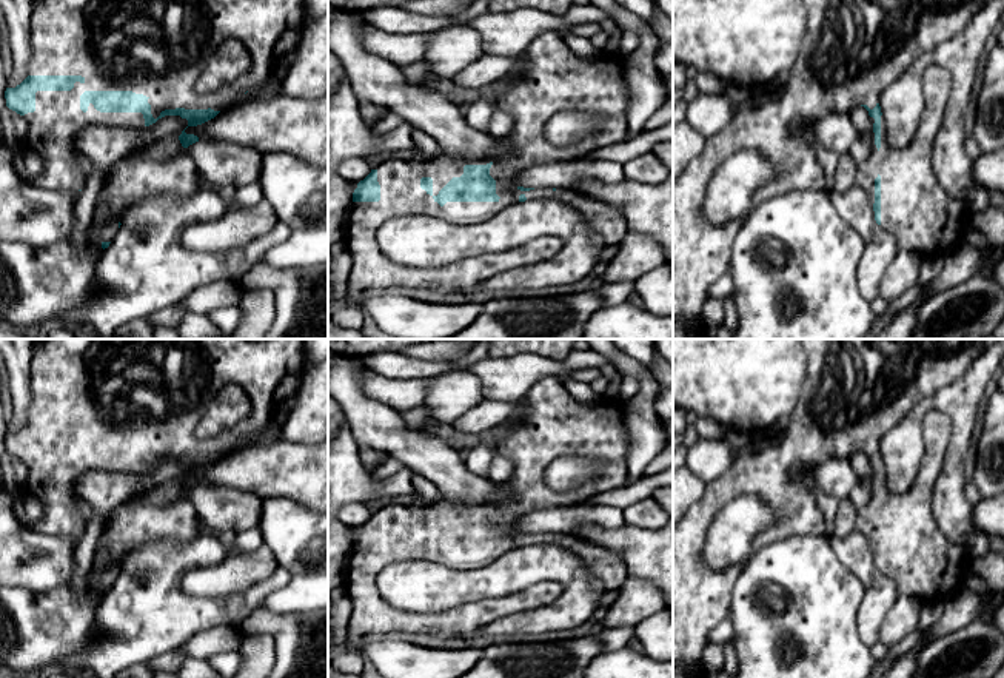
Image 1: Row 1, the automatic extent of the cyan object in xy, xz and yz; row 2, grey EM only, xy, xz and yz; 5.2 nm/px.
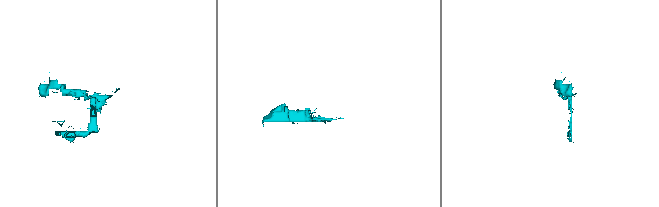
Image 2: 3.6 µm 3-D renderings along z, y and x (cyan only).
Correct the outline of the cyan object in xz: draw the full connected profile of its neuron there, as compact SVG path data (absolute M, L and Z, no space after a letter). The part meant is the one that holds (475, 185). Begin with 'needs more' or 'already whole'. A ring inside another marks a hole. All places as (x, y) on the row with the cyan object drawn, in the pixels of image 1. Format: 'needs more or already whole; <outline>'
needs more; M544 32L520 55L510 85L496 94L494 102L497 108L511 114L511 131L504 137L508 153L502 159L467 160L442 153L436 160L382 160L357 183L342 243L353 259L346 288L350 296L390 287L423 288L445 294L474 293L480 284L499 273L548 260L564 247L562 239L544 236L505 253L467 257L436 270L400 267L379 251L376 234L387 220L408 214L436 216L454 223L476 223L517 202L556 199L584 214L585 220L601 236L604 247L622 242L628 233L627 220L619 210L608 203L579 194L571 188L524 188L516 185L517 177L528 168L576 162L602 146L628 140L628 88L624 79L622 59L604 55L597 62L587 62L571 52L561 34ZM568 109L597 111L607 117L607 122L593 136L574 145L553 145L545 137L547 123L554 114Z

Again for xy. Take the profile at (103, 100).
needs more; M40 0L35 3L31 15L31 60L28 65L28 77L15 88L6 88L5 91L6 106L23 116L28 122L28 140L22 149L34 151L43 159L42 174L31 179L29 183L42 190L82 191L86 183L86 177L79 166L80 151L75 145L75 136L89 125L140 129L156 123L165 116L180 116L188 120L188 126L197 126L214 119L220 111L229 109L240 102L243 94L251 89L257 91L271 80L282 54L299 43L306 25L305 17L305 0ZM229 39L236 39L246 46L251 55L251 68L236 82L223 86L219 92L211 96L199 94L196 91L197 79L219 46Z

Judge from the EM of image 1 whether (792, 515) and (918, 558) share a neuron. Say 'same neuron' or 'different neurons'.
same neuron

